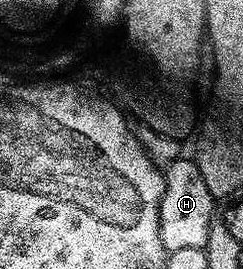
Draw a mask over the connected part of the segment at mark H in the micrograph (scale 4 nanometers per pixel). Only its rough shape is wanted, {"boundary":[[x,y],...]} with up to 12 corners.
{"boundary":[[195,160],[167,167],[165,250],[204,248],[217,202]]}

